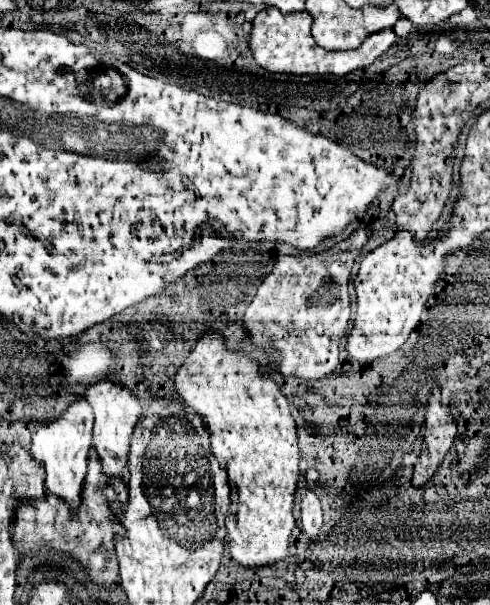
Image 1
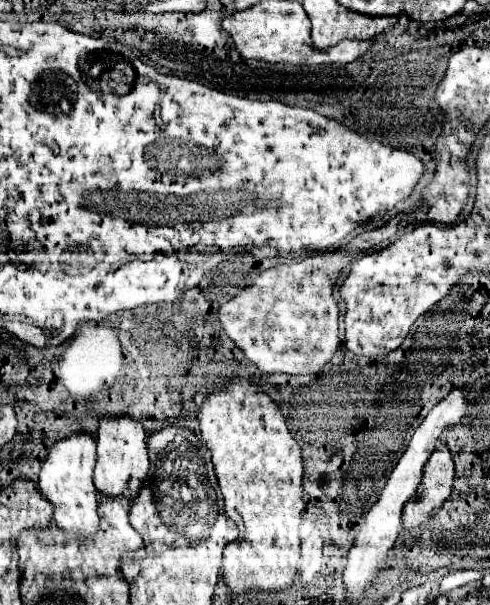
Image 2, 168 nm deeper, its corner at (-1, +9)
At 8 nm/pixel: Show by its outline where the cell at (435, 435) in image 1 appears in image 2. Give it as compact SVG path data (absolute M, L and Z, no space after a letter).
M447 446L437 448L423 472L423 482L417 488L417 494L407 502L403 512L403 526L405 530L417 528L427 522L435 510L443 506L443 502L451 496L453 488L453 458Z

